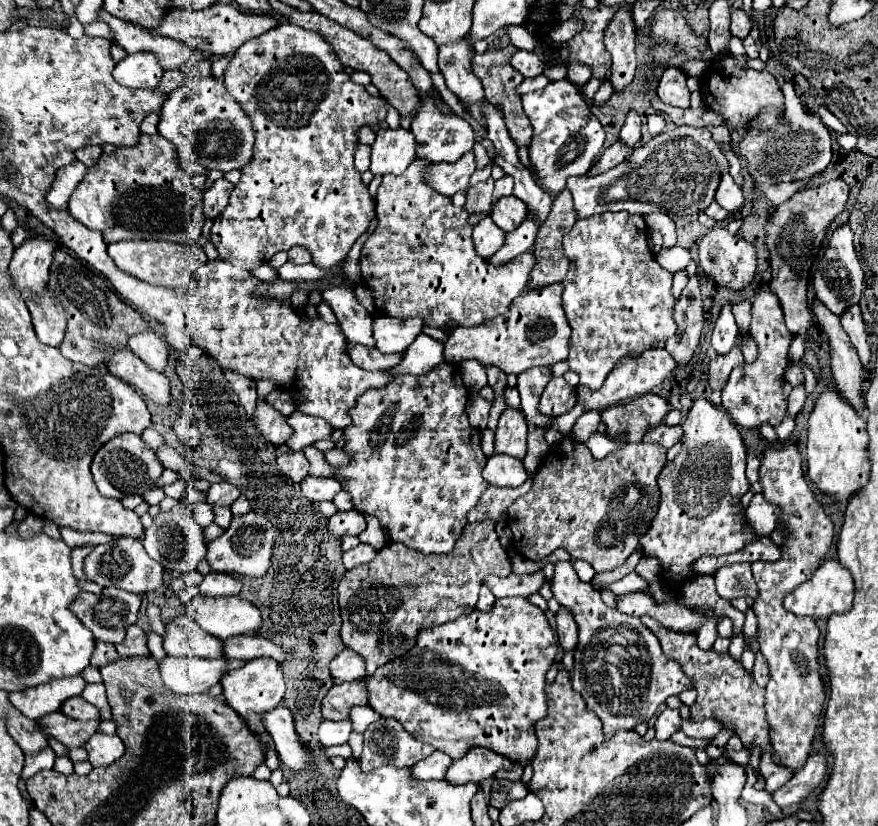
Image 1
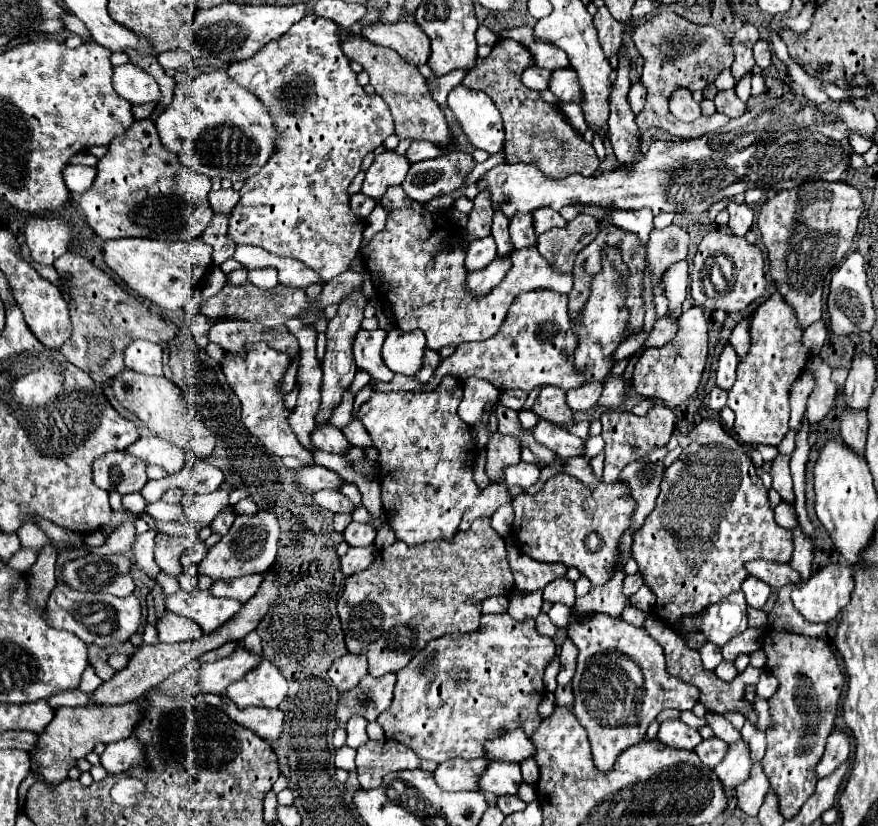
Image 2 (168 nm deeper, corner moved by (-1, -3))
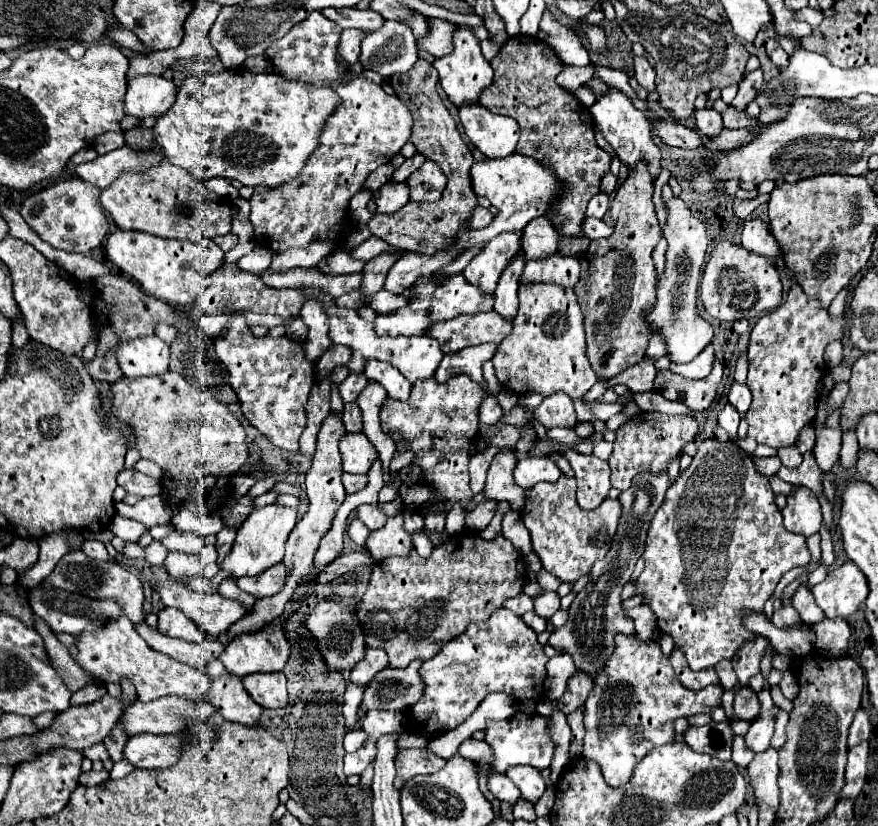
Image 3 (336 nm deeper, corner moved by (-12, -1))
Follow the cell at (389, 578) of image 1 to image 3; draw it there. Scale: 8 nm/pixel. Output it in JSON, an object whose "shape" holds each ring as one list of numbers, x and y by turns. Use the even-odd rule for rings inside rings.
{"shape":[[464,531,452,535,438,545,428,559,416,553,416,547,410,549,410,555,388,557,374,565,372,577,364,597,356,605,358,625,362,629,366,647,380,647,388,653,390,667,408,667,410,661,430,659,440,651,448,641,462,635,470,623,488,621,490,615,502,607,504,599,516,597,522,591,526,581,526,563,524,557,514,549,514,545,496,535,486,541,474,531]]}

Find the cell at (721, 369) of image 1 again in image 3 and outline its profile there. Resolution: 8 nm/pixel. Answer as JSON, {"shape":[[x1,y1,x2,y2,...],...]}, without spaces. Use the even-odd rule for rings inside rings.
{"shape":[[724,403,724,407,718,411,718,423,726,429,730,439,738,439,736,431,738,431,738,423,740,423,740,413,736,411,736,407,732,403]]}

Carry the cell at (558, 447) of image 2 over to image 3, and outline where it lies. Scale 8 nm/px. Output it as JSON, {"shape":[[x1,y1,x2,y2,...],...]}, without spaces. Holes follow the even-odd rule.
{"shape":[[568,447,562,453,572,469,574,477,578,481,578,503,582,509,594,509,598,507,610,489,610,467,606,461,598,459,596,455,580,455,574,447]]}

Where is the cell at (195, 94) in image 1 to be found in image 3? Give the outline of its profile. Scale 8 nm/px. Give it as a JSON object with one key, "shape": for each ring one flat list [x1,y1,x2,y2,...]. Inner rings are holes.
{"shape":[[226,69,222,73,212,73,212,75,190,75,184,79,178,97,174,101,174,105,170,107,170,111,162,117,158,117,154,129,156,135,156,143,162,147,164,157,174,163,184,167,188,173,192,173,196,179,200,181,208,181,212,177,224,177,230,181,238,181,240,185,248,185,248,187,276,187,280,183,286,183,290,179,296,179,296,175,300,175,302,165,306,163,310,151,314,151,314,147,318,145,318,135,322,131,322,123,328,119,328,115,334,111,334,107,338,105,338,95,334,95,334,91,324,89,324,87,314,87,314,85,304,85,298,81,284,81,282,77,274,75,274,73,250,73,248,69]]}

